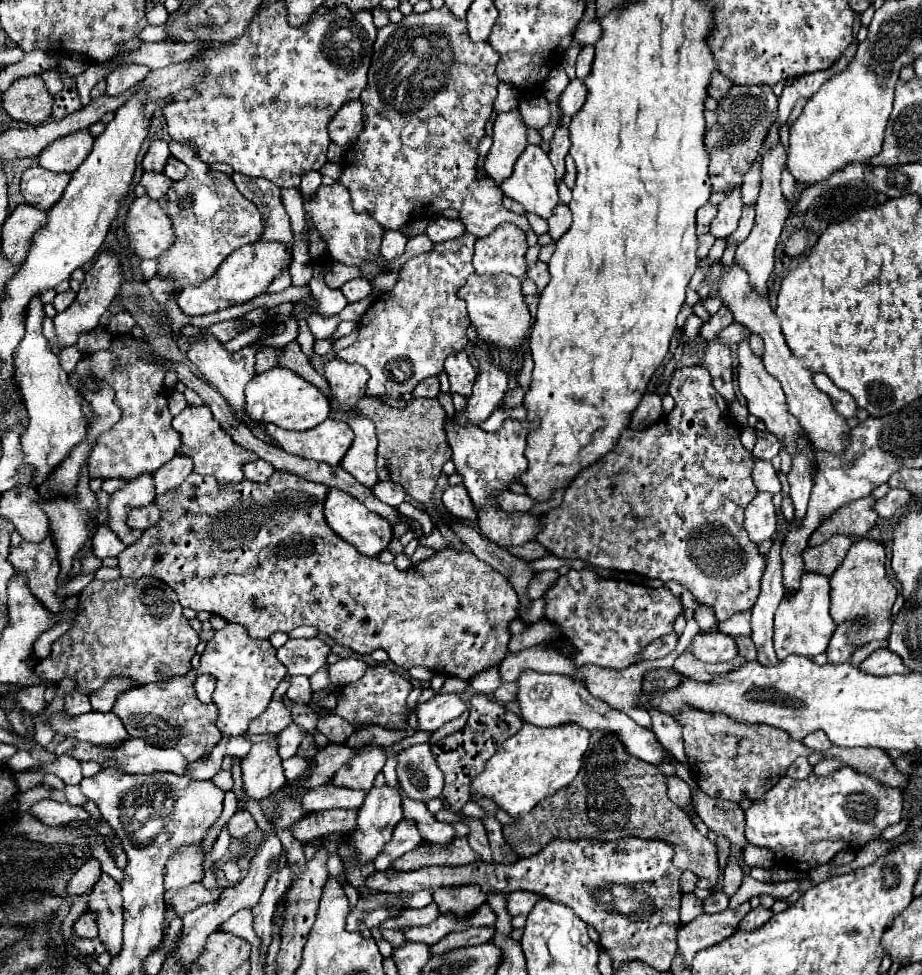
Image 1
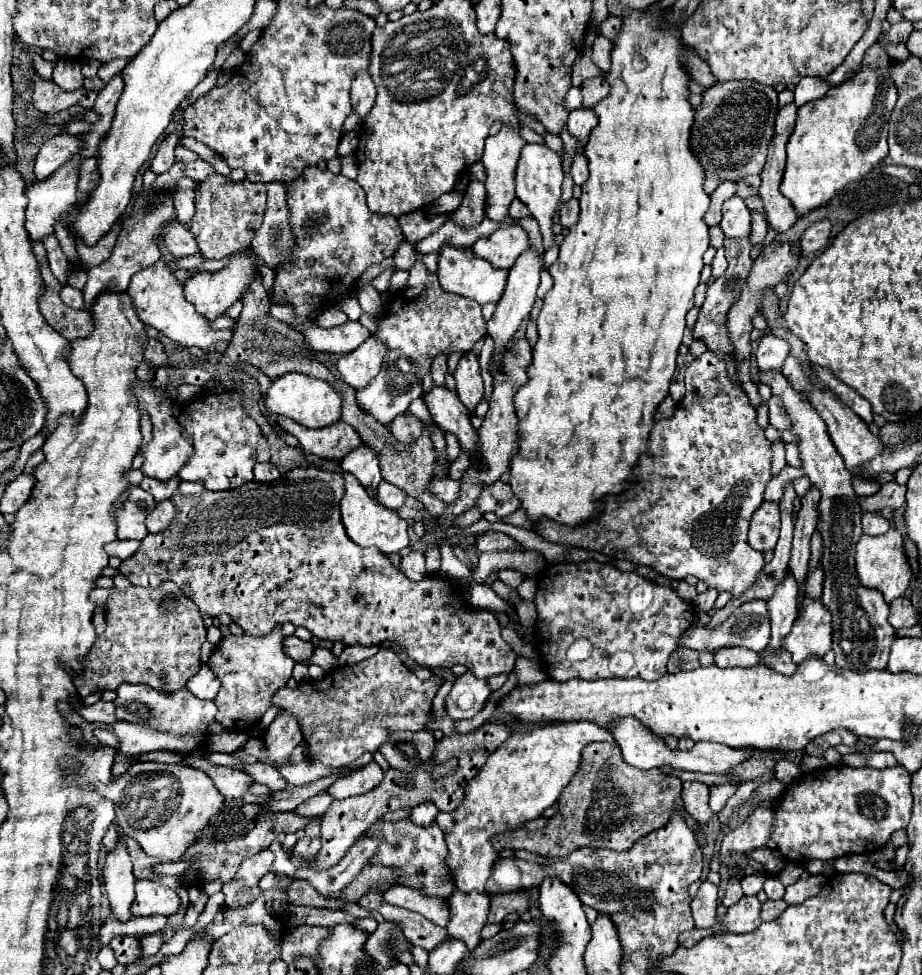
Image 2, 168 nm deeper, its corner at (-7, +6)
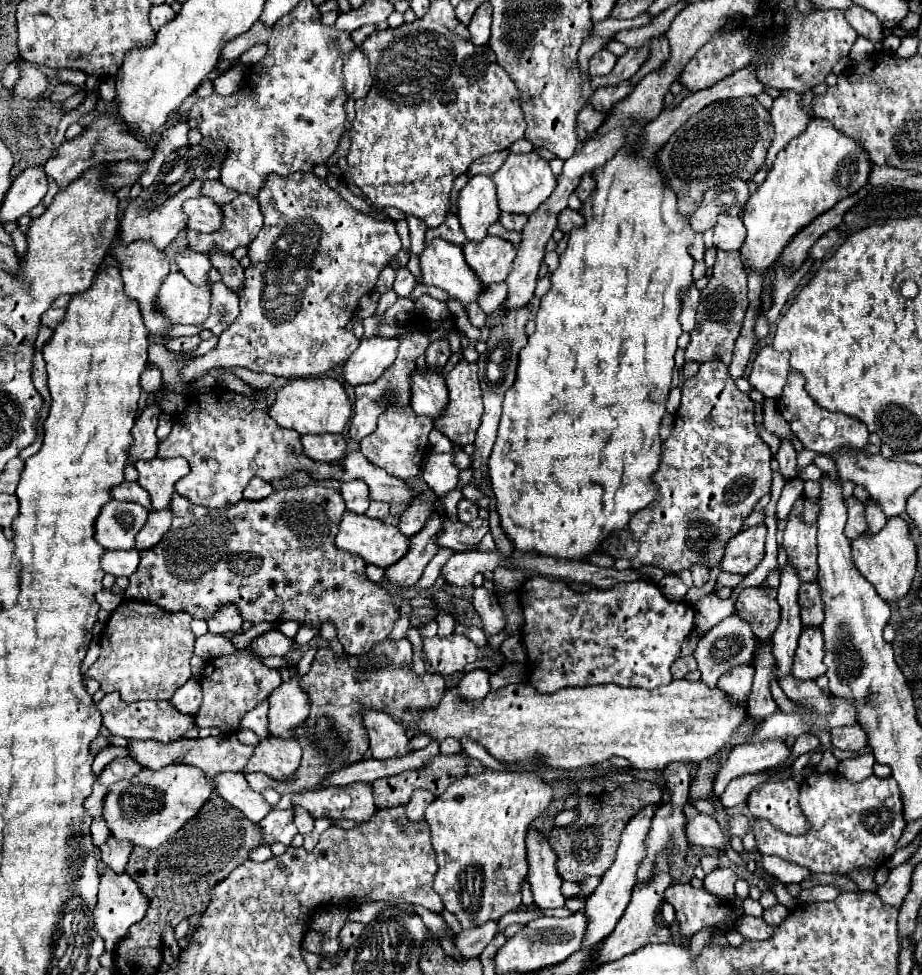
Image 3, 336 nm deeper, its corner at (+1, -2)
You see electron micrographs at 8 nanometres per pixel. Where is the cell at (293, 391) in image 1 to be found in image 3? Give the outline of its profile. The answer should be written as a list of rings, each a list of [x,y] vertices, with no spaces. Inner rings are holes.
[[[313,377],[313,379],[289,379],[275,397],[275,403],[269,407],[271,419],[279,427],[295,429],[299,435],[315,433],[341,433],[351,417],[351,403],[343,385],[329,377]]]

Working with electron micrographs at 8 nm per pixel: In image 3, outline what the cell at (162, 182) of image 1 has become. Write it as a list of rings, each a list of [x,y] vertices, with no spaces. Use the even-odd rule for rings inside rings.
[[[195,197],[183,203],[183,213],[187,215],[187,229],[199,233],[211,233],[221,227],[221,209],[209,197]]]

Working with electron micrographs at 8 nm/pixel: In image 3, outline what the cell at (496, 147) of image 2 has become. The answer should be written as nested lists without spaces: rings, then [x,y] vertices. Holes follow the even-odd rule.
[[[475,175],[457,197],[457,217],[469,241],[481,241],[487,235],[501,209],[497,205],[497,191],[493,175]]]

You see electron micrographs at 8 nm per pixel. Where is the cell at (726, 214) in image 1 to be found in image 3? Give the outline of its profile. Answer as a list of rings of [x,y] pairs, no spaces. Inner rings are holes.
[[[721,213],[715,225],[715,247],[725,251],[739,251],[745,241],[745,225],[741,217]]]

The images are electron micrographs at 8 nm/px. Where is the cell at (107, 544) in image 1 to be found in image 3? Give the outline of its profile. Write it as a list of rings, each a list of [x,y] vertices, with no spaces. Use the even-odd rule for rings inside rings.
[[[129,549],[129,551],[105,551],[101,557],[101,567],[105,573],[111,573],[115,577],[129,577],[139,565],[139,551]]]

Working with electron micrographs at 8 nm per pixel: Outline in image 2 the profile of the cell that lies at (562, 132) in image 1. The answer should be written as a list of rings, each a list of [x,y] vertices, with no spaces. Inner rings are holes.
[[[579,107],[579,109],[573,109],[569,113],[569,133],[577,135],[579,139],[587,141],[591,129],[597,125],[597,115],[591,111],[591,109],[585,109],[585,107]]]

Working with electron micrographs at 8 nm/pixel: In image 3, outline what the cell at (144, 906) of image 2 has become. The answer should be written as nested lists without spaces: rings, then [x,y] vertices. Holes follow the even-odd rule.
[[[105,869],[101,873],[101,887],[99,887],[99,901],[95,907],[95,927],[99,935],[105,939],[105,951],[115,953],[117,943],[127,935],[129,927],[139,923],[149,909],[149,899],[139,891],[137,883],[127,873],[113,873],[111,869]]]

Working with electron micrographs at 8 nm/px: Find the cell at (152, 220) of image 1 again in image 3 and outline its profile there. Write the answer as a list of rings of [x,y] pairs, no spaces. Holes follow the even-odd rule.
[[[181,249],[177,251],[177,267],[191,283],[209,285],[207,273],[211,269],[211,261],[207,255],[191,251],[191,249]]]

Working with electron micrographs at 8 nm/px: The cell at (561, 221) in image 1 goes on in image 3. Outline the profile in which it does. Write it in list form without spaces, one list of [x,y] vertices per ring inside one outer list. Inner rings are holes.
[[[563,209],[561,213],[559,213],[559,229],[563,231],[563,233],[569,233],[573,227],[581,227],[583,225],[583,217],[577,213],[577,211],[573,211],[573,209]]]

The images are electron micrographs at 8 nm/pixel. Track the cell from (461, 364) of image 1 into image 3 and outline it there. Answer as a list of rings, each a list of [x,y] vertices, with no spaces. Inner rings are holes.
[[[461,359],[453,371],[445,377],[447,389],[449,389],[449,407],[447,413],[443,413],[439,419],[435,419],[435,429],[445,433],[455,445],[467,445],[473,443],[475,431],[481,423],[483,415],[483,401],[481,401],[481,389],[479,389],[479,375],[477,375],[477,363],[469,363]]]

